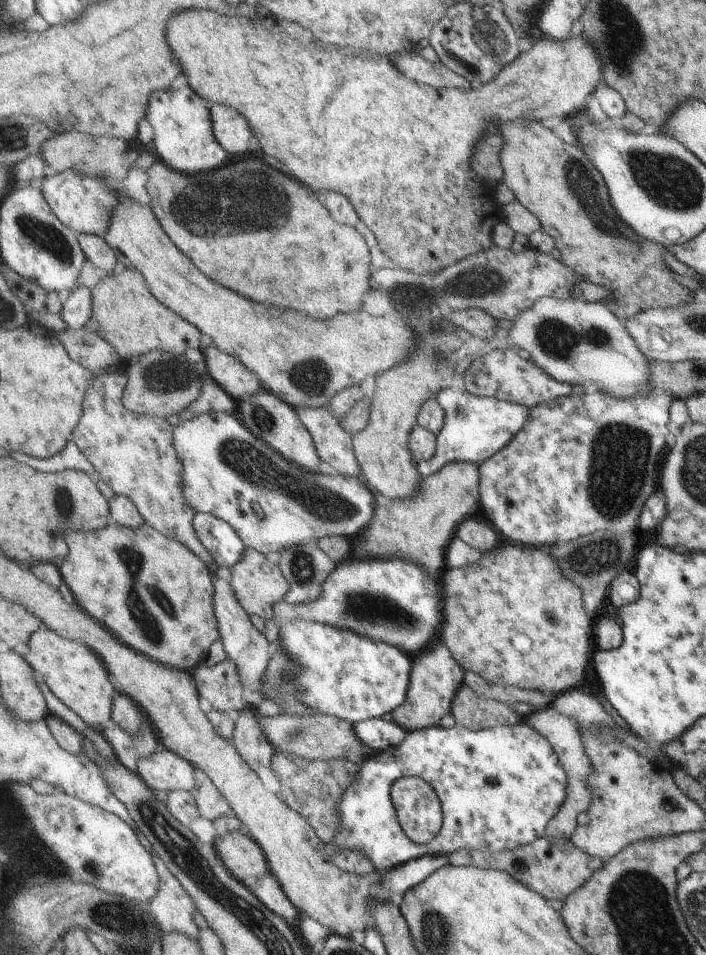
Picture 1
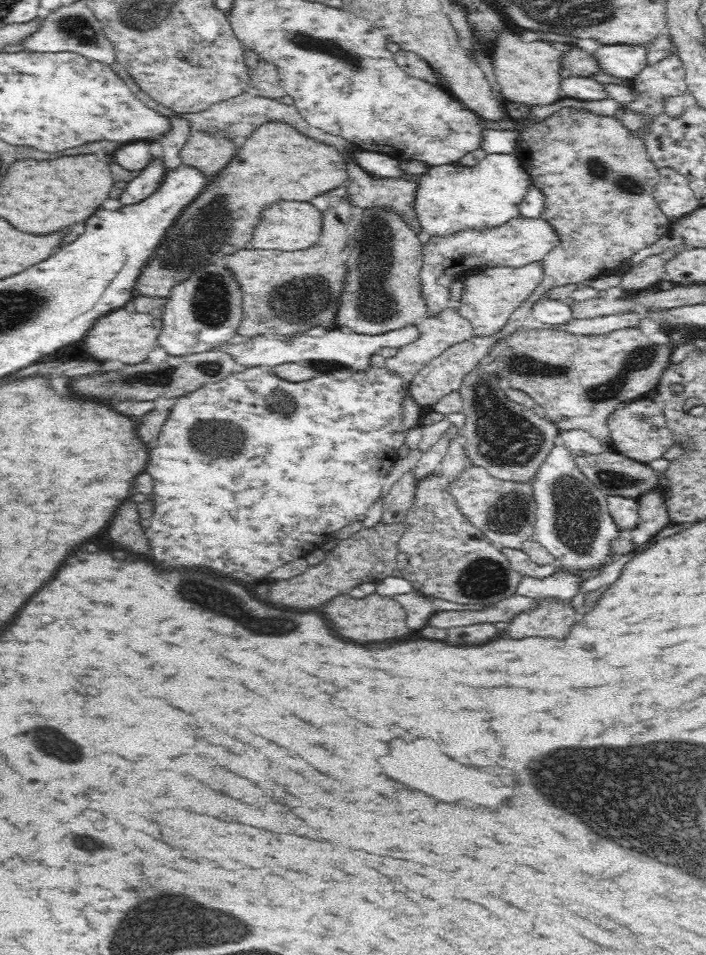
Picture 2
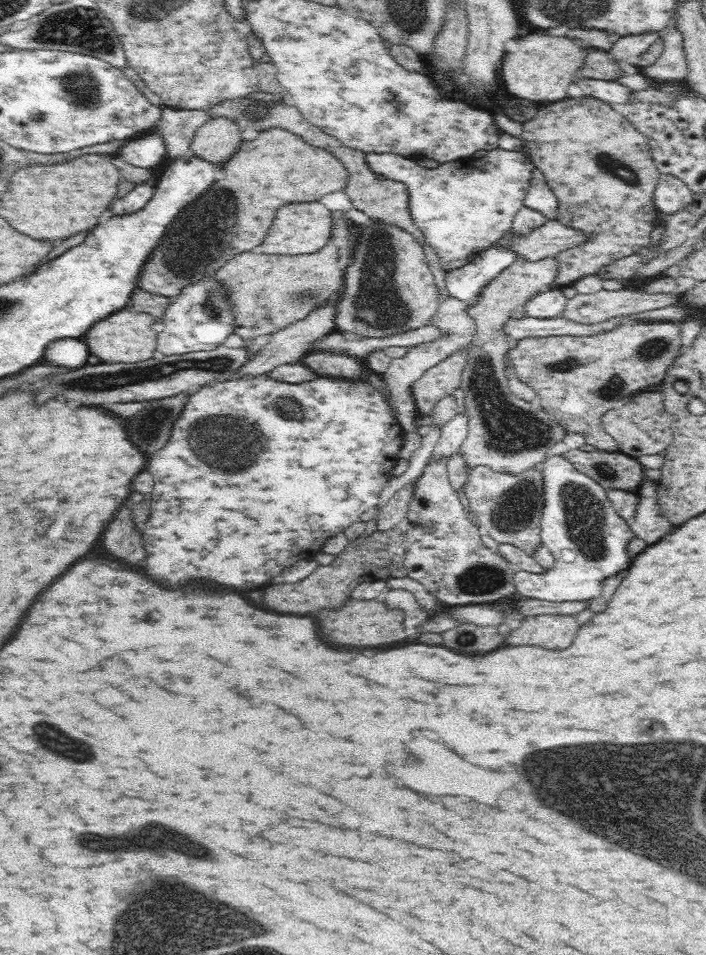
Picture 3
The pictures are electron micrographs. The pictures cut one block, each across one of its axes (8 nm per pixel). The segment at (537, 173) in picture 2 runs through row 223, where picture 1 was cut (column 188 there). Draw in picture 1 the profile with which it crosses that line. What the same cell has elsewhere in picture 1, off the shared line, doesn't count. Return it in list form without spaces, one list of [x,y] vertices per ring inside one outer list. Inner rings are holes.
[[[116,522],[102,530],[90,532],[74,532],[74,530],[70,530],[70,540],[68,541],[70,543],[70,556],[66,558],[66,562],[60,564],[61,573],[65,578],[65,582],[73,591],[76,602],[84,610],[87,610],[92,616],[97,617],[100,622],[108,626],[128,646],[136,648],[138,652],[148,654],[150,658],[154,658],[154,660],[158,660],[158,662],[162,662],[166,666],[194,672],[200,665],[207,662],[210,649],[213,648],[215,642],[222,639],[218,617],[216,610],[214,610],[214,596],[216,596],[217,590],[214,588],[214,579],[212,578],[212,572],[210,572],[210,566],[196,552],[190,550],[190,547],[186,546],[185,542],[180,542],[176,538],[170,538],[166,534],[162,534],[161,530],[156,530],[156,527],[148,522],[140,528],[130,528]]]

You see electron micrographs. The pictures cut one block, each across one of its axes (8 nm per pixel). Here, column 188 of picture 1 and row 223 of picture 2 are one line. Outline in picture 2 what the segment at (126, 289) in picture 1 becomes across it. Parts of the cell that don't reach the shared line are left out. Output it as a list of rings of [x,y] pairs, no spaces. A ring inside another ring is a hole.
[[[346,197],[336,198],[336,206],[328,206],[320,214],[320,233],[318,240],[302,250],[264,250],[240,248],[231,252],[223,260],[230,270],[234,270],[237,281],[244,291],[245,318],[241,322],[239,334],[246,338],[256,338],[258,335],[274,335],[288,337],[303,334],[310,328],[322,326],[331,330],[337,327],[339,300],[345,287],[346,266],[340,262],[340,252],[350,241],[348,226],[352,220],[352,204]]]

